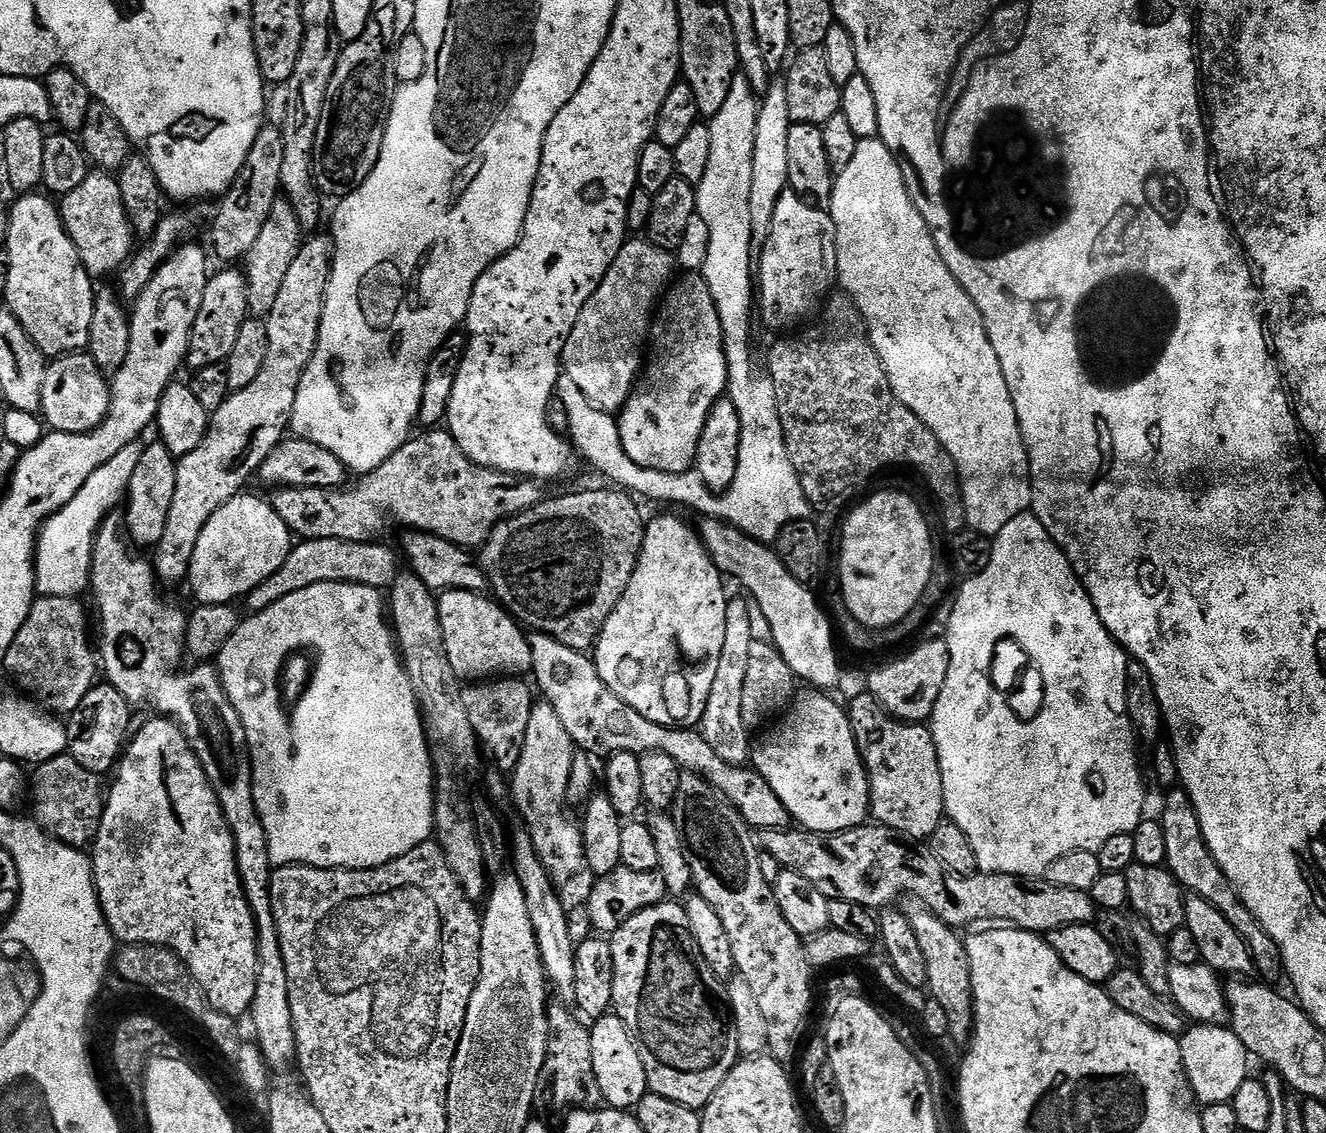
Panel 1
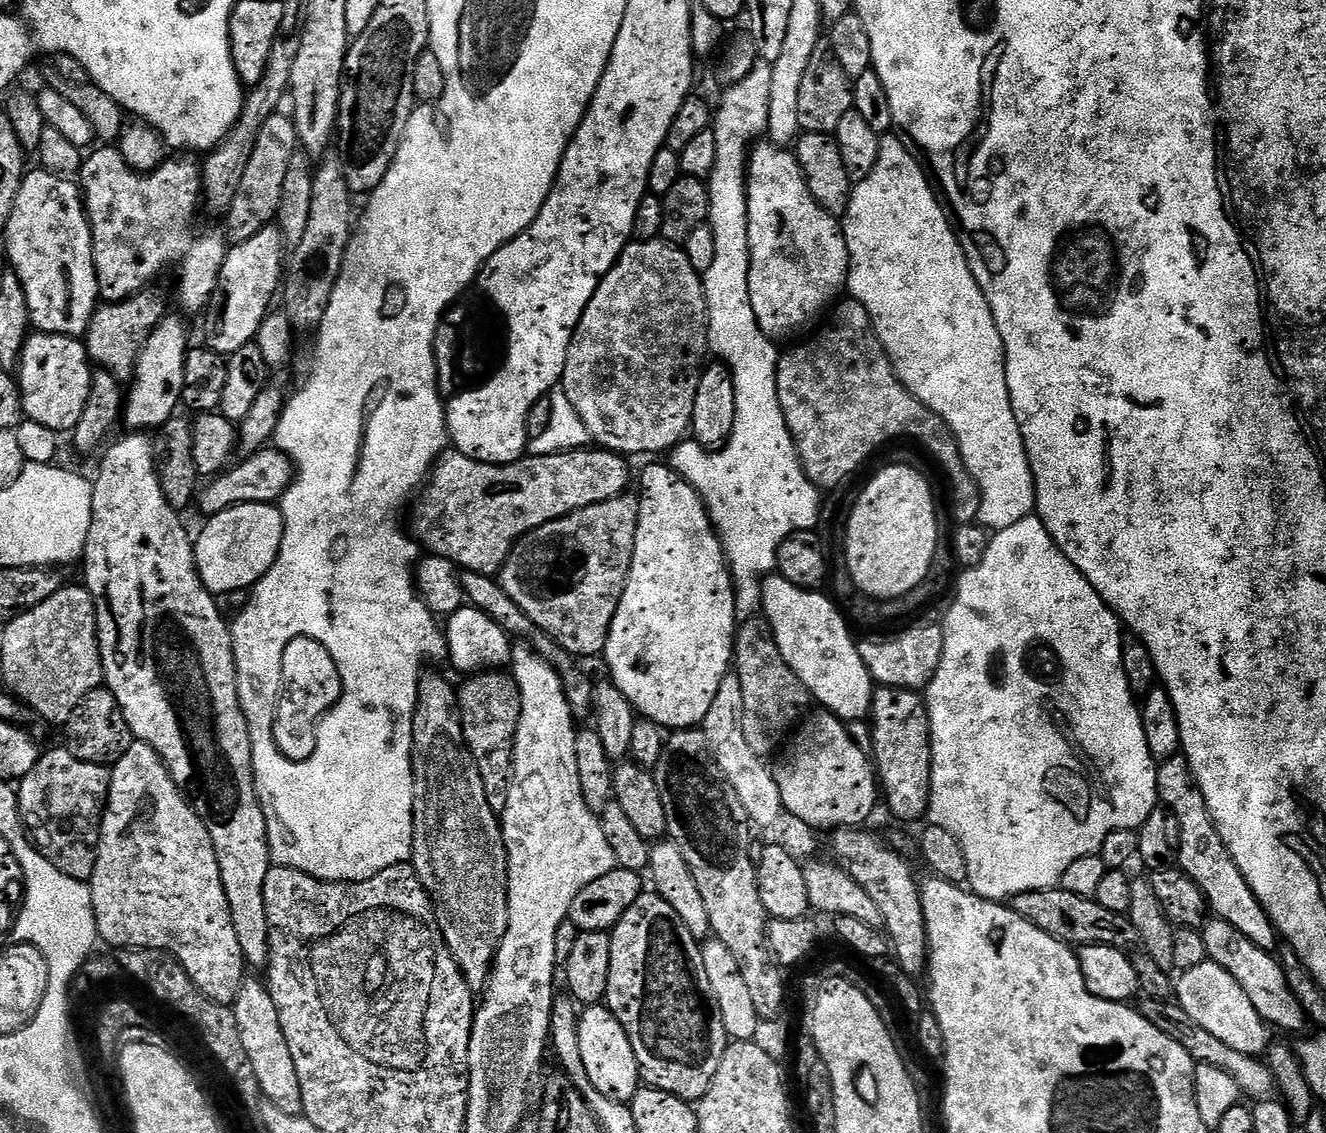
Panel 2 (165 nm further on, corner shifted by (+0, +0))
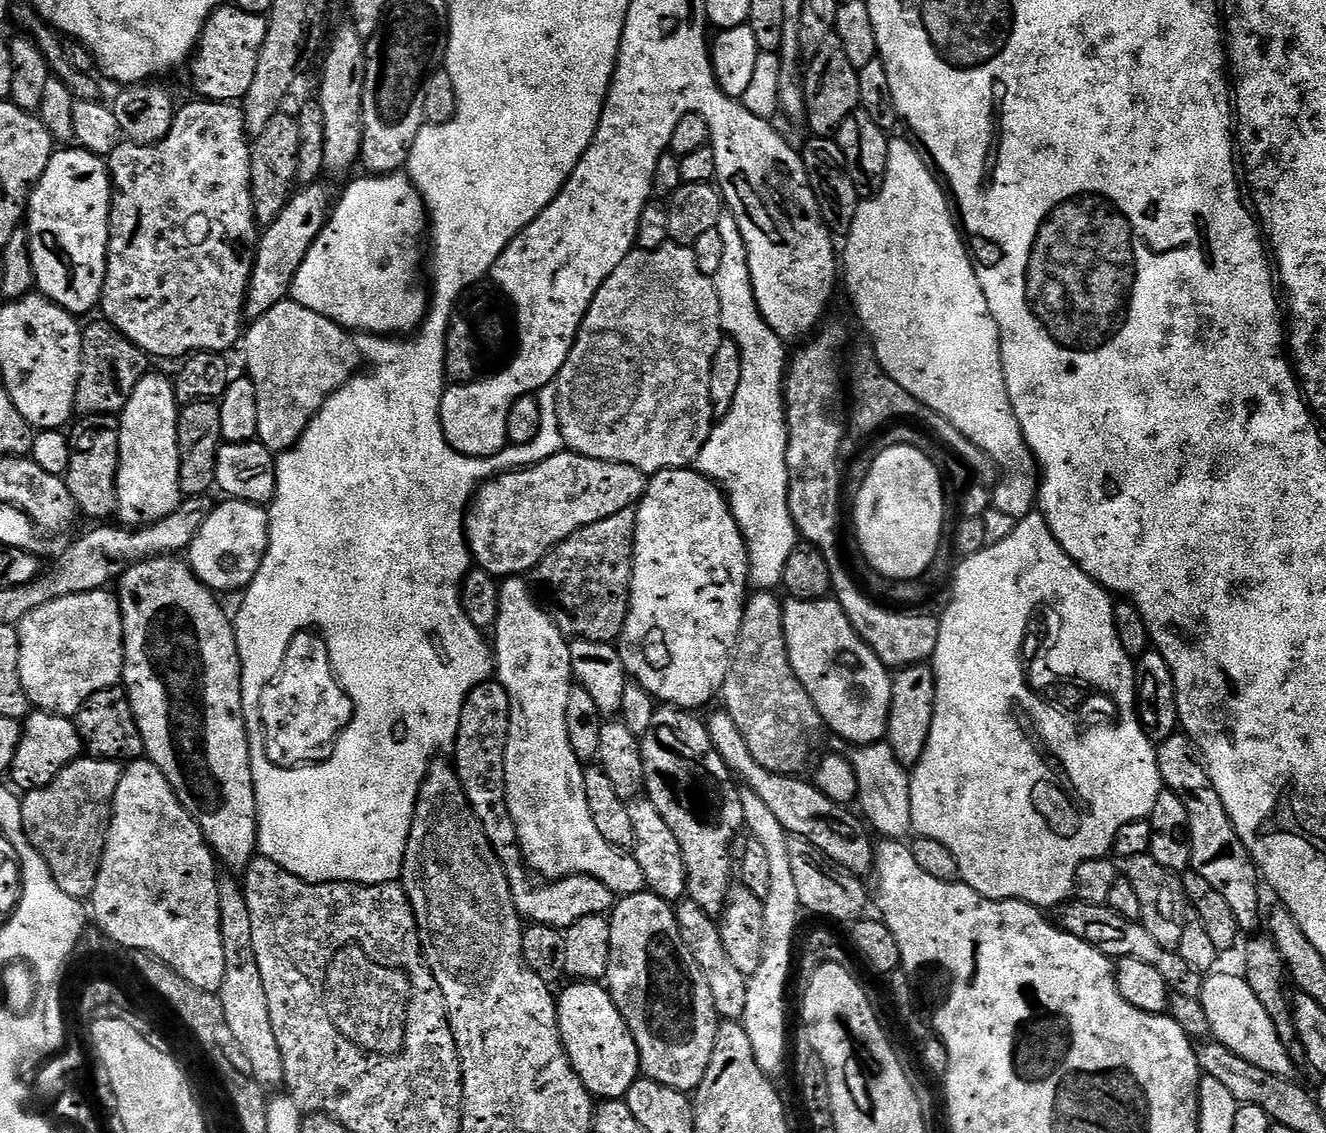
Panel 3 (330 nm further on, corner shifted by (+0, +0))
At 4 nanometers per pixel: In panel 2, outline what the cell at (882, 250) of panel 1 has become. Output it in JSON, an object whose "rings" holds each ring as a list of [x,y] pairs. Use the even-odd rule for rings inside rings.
{"rings":[[[888,134],[881,139],[878,162],[872,172],[867,173],[864,181],[857,183],[852,189],[852,198],[848,201],[848,211],[842,217],[842,231],[844,241],[848,243],[848,283],[847,291],[851,299],[858,301],[870,314],[873,326],[876,327],[878,338],[882,346],[888,351],[890,362],[894,366],[896,376],[934,414],[938,414],[950,426],[960,443],[960,453],[970,470],[970,474],[980,487],[980,515],[979,523],[989,530],[999,530],[1006,526],[1014,526],[1014,522],[1022,522],[1022,518],[1033,515],[1036,507],[1036,483],[1032,477],[1032,467],[1026,454],[1024,439],[1014,414],[1014,406],[1010,398],[1010,390],[1006,382],[1006,366],[1004,365],[1004,343],[1000,337],[998,326],[994,322],[994,314],[990,310],[988,300],[984,296],[980,284],[976,280],[976,273],[970,270],[964,247],[960,245],[960,237],[946,211],[945,205],[938,199],[934,191],[933,181],[926,171],[925,165],[914,155],[913,149],[899,135]]]}

